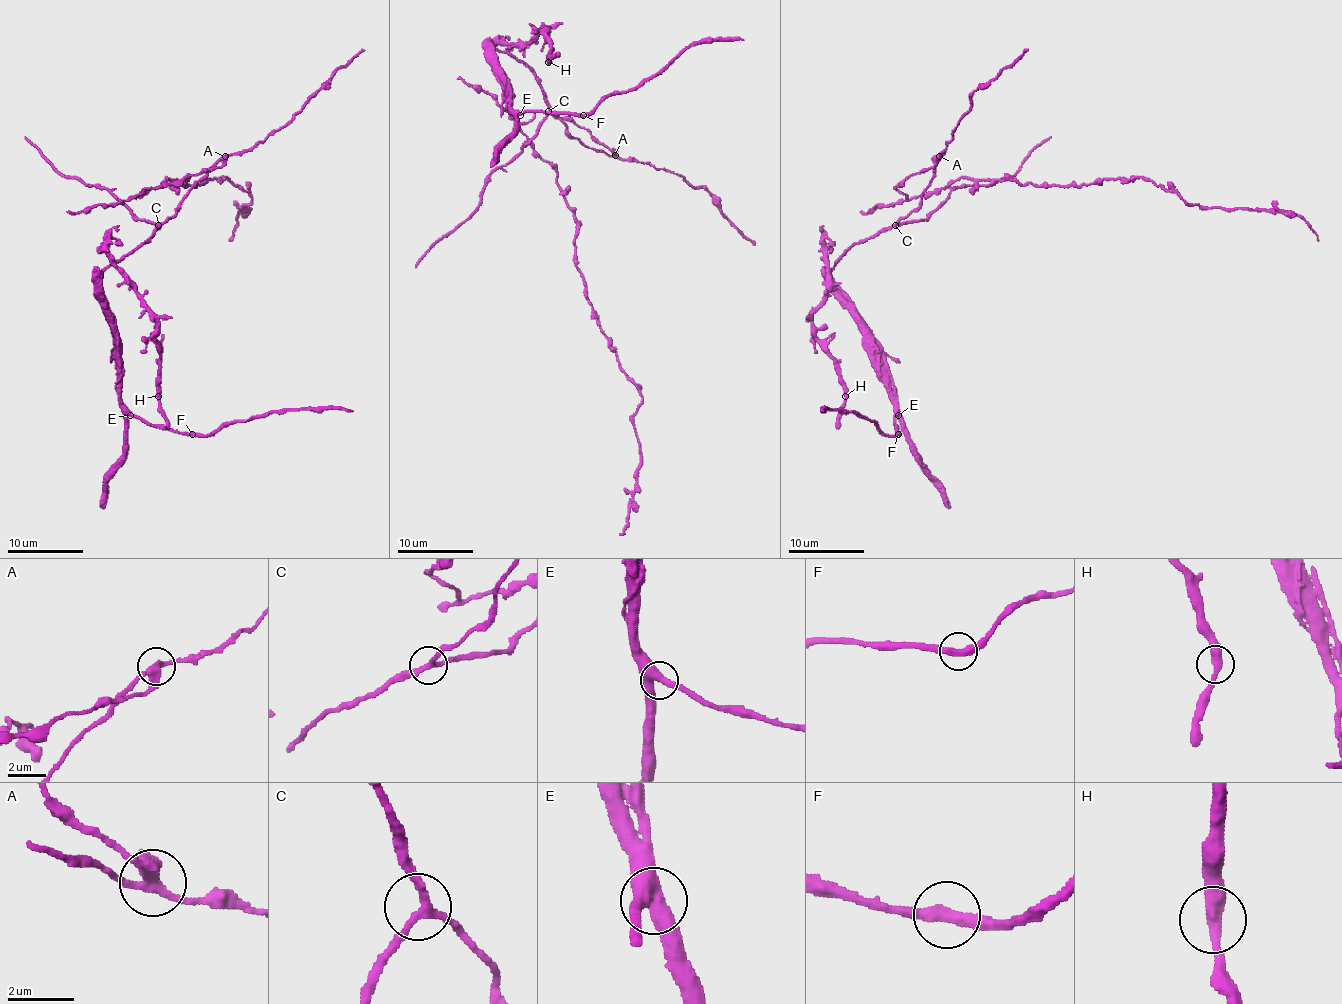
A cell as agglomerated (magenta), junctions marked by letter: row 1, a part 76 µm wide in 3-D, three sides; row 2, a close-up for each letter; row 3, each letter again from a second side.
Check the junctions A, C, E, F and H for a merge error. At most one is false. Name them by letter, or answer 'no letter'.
A

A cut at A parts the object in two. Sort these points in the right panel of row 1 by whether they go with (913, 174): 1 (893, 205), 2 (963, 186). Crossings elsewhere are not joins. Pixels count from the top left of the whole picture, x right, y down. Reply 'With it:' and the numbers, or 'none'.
With it: 1

